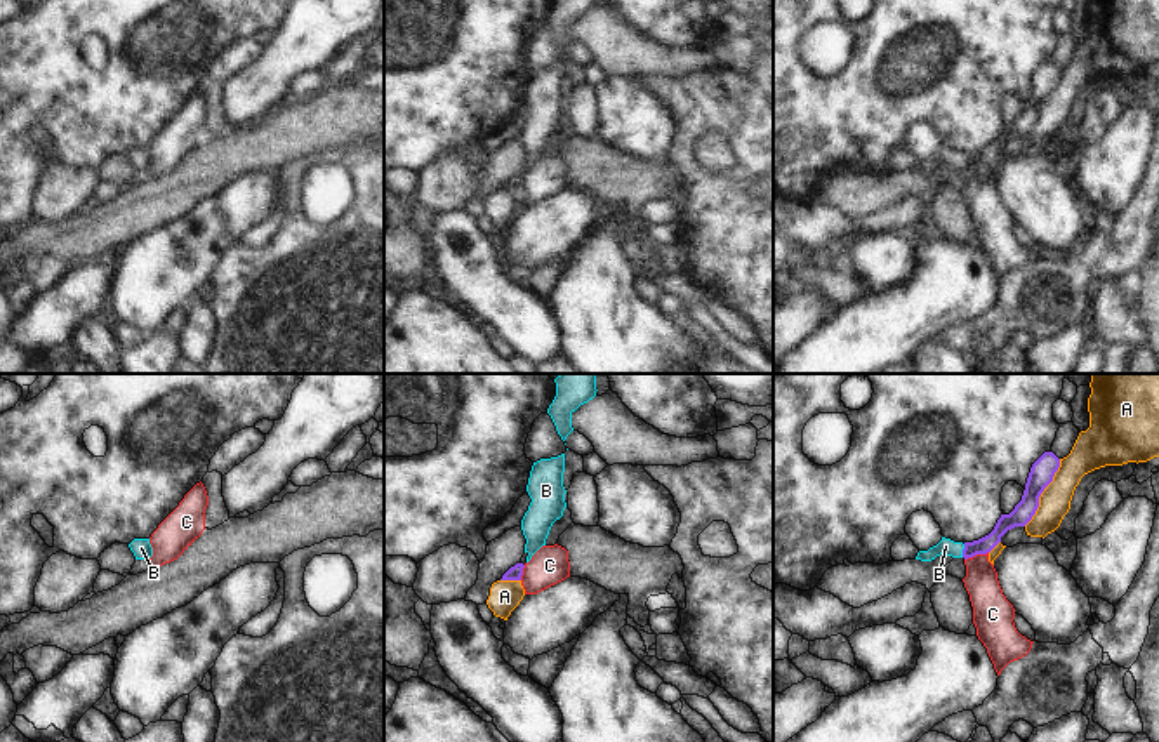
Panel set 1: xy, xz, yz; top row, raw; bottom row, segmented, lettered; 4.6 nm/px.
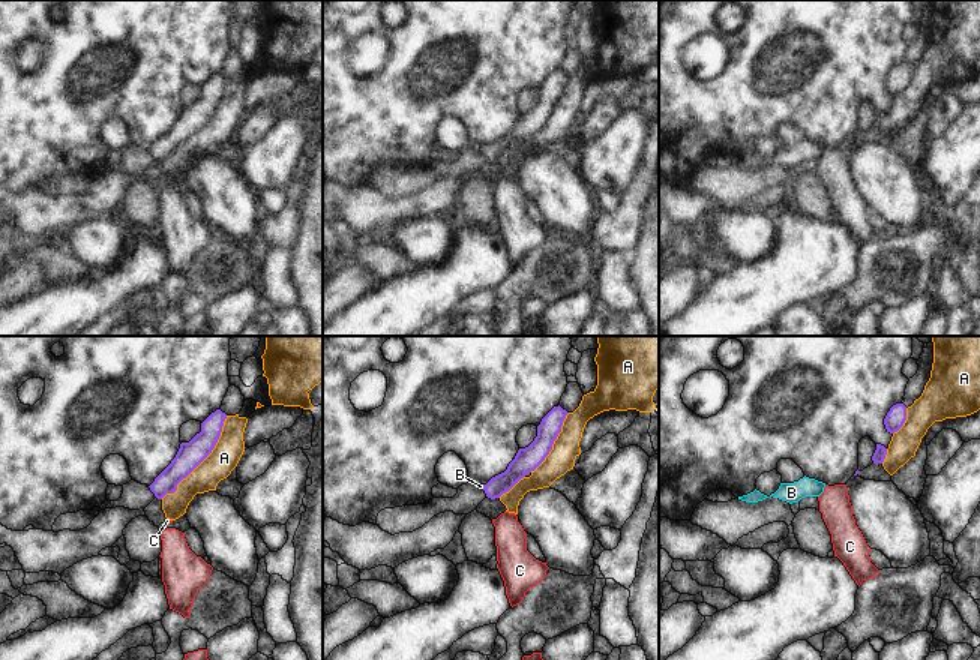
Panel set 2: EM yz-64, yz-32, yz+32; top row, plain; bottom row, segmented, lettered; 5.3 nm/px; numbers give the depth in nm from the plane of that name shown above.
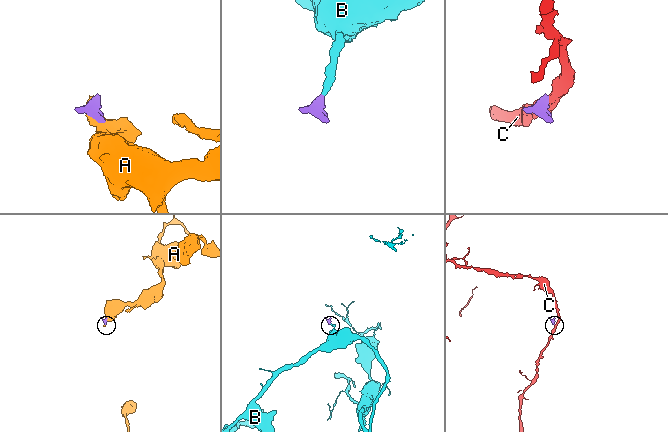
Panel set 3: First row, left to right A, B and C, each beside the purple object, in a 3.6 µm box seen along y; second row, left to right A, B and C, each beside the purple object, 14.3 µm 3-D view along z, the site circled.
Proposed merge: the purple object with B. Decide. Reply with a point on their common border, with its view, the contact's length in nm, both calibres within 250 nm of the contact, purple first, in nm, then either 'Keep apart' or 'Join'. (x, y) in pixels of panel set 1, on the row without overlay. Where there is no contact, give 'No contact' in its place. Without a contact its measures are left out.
Touches purple at yz (963, 162). Shared border 70 nm. Thickness 80 nm (purple) against 80 nm. Join.

